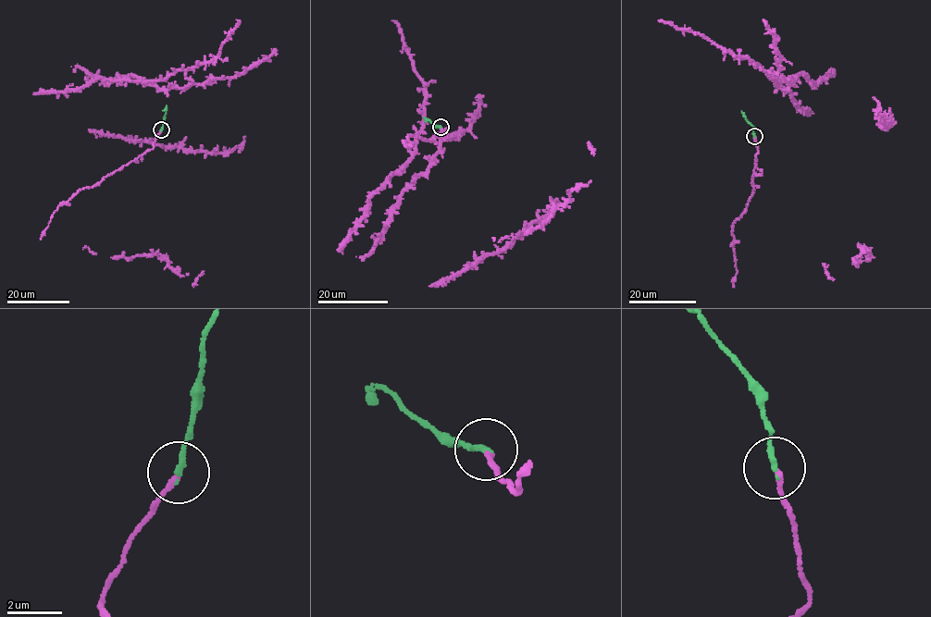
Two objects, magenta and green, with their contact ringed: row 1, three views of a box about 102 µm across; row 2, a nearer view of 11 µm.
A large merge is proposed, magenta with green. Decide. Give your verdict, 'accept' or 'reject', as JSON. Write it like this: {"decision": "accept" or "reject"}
{"decision": "accept"}

